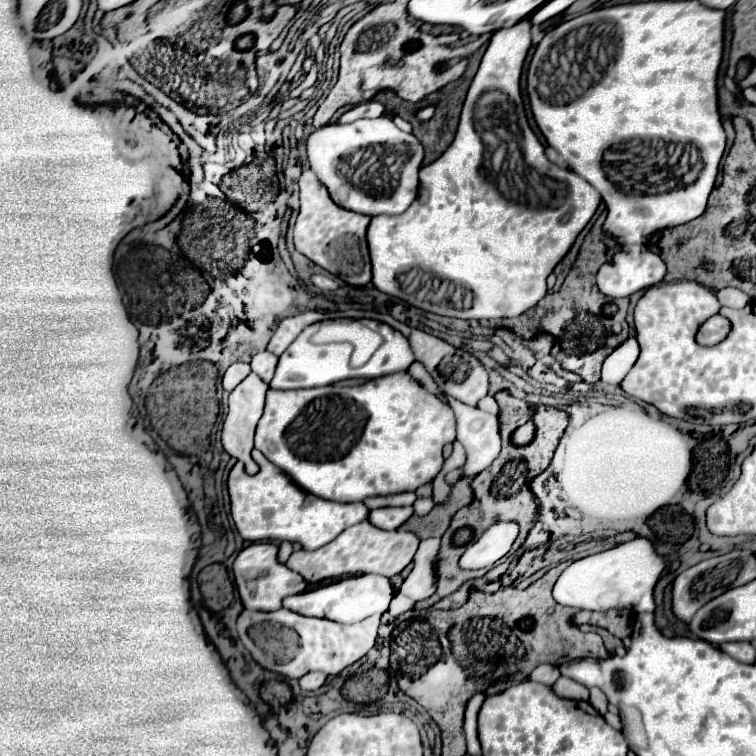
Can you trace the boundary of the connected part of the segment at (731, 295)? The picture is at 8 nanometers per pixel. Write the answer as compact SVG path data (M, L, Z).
M722 289L722 291L716 293L716 297L718 297L718 301L720 301L722 307L732 307L732 309L746 307L746 305L752 301L752 299L750 299L746 293L742 293L740 289Z

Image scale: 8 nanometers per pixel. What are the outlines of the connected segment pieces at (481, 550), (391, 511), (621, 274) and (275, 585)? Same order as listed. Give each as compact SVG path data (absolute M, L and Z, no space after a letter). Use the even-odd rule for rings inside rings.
M496 523L492 525L468 551L460 557L462 569L482 569L492 567L500 557L504 557L518 535L516 523Z
M380 507L370 511L372 525L380 529L396 529L412 515L412 507Z
M630 245L628 249L620 249L618 253L614 253L610 257L610 261L606 261L598 275L596 275L596 283L598 283L598 291L606 297L628 297L640 289L648 289L656 283L660 283L666 275L666 263L662 261L662 257L654 251L650 251L646 245Z
M252 543L236 555L236 559L232 563L232 573L234 573L234 583L240 593L240 601L242 601L244 609L276 611L282 607L284 597L306 591L308 583L298 573L294 573L286 565L278 563L276 553L278 553L278 545L274 545L274 543Z

